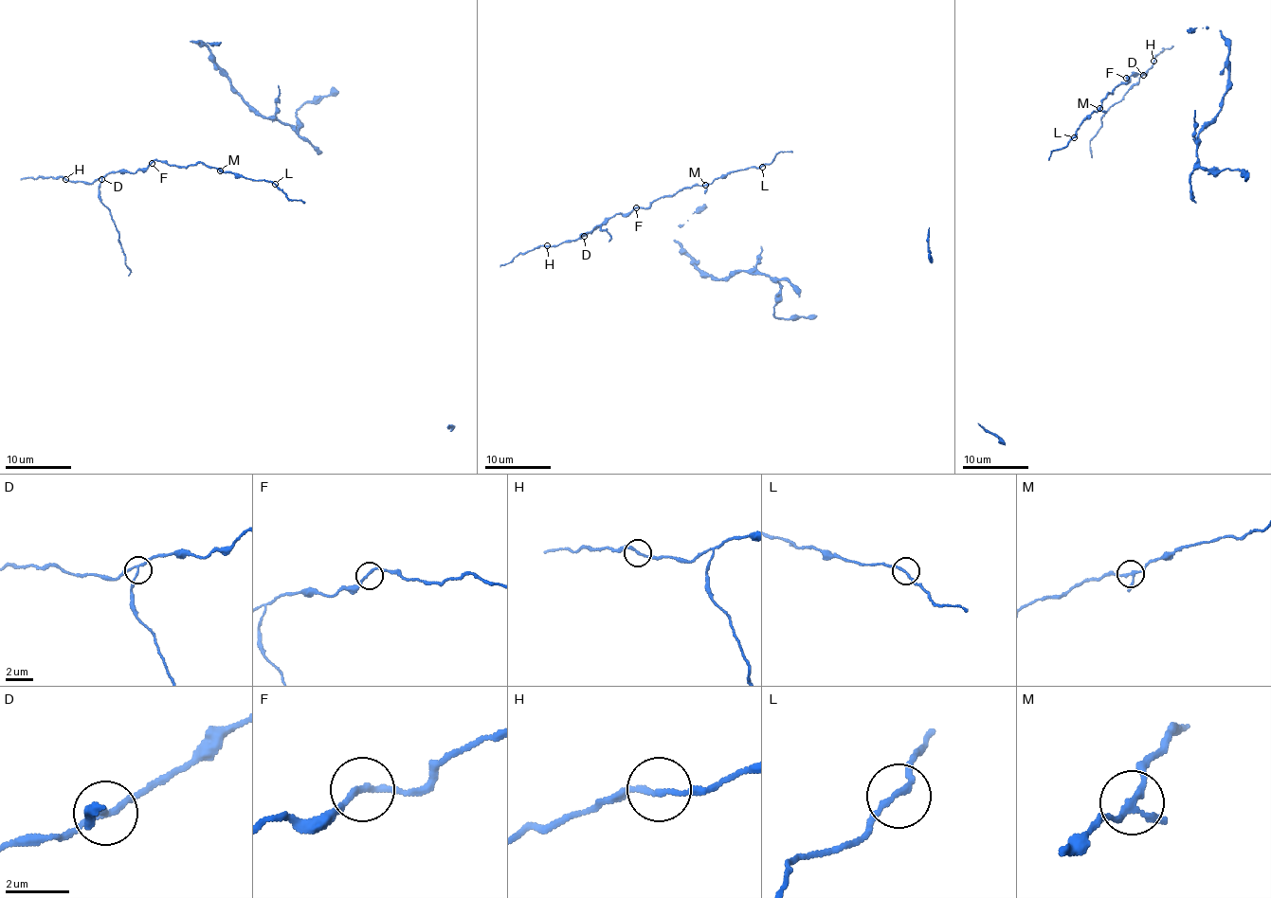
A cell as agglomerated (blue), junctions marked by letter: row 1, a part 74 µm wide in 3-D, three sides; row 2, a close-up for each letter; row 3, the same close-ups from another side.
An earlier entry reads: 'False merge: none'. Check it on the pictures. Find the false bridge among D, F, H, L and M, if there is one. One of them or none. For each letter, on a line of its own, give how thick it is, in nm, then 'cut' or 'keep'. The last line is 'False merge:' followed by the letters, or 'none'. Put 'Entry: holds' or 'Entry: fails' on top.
Entry: fails
D: 140 nm | cut
F: 170 nm | keep
H: 160 nm | keep
L: 160 nm | keep
M: 170 nm | keep
False merge: D

